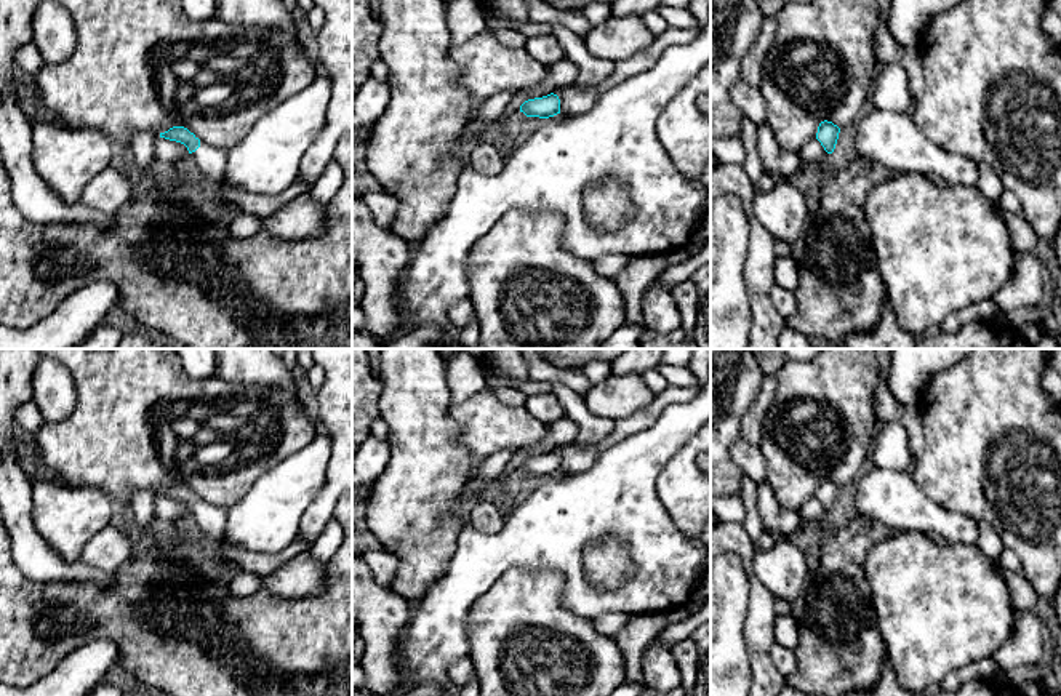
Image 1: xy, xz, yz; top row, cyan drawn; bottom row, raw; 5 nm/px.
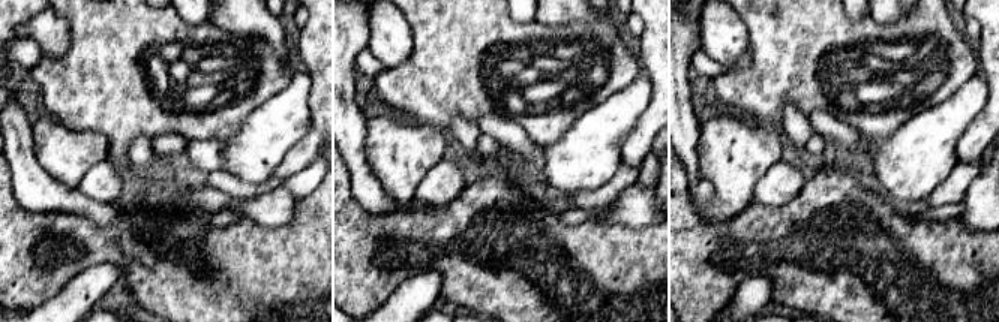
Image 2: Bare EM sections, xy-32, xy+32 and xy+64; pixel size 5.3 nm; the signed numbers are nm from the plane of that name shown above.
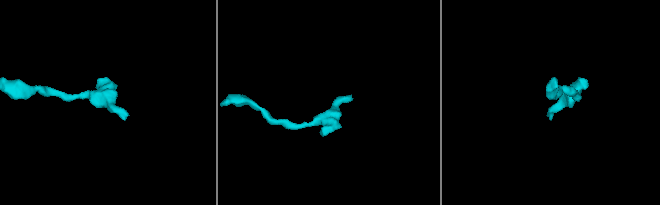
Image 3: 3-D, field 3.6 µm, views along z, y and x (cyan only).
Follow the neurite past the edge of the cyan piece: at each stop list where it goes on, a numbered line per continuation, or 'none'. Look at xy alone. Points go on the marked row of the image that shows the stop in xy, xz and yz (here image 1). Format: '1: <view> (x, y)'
1: xy (210, 162)

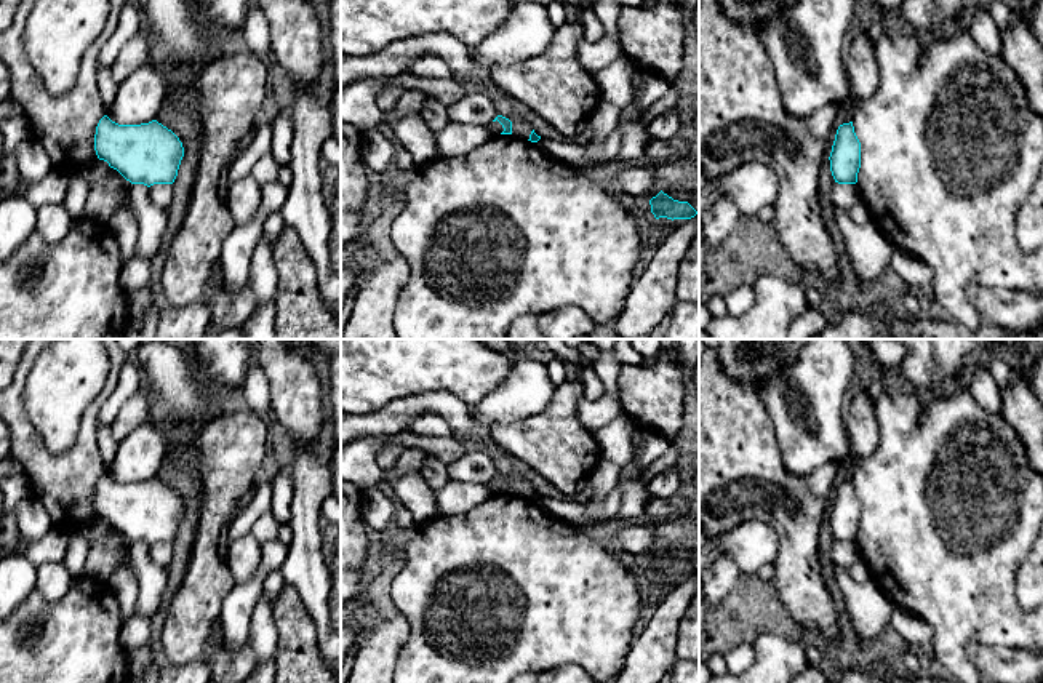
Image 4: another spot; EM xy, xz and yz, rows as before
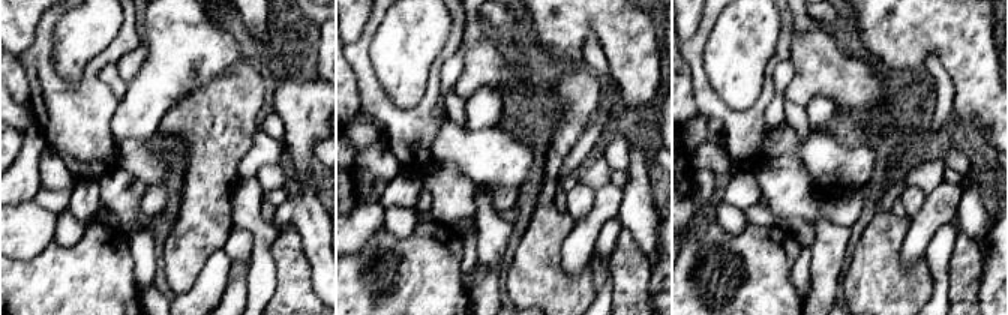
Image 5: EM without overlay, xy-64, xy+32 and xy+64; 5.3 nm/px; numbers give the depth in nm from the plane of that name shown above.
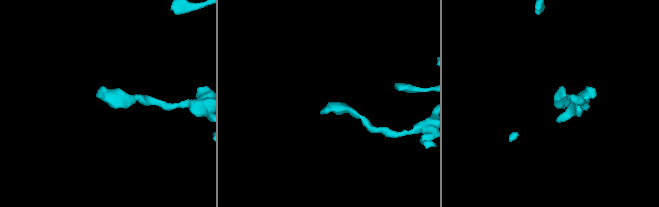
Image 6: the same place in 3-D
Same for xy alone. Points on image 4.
none

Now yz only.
none

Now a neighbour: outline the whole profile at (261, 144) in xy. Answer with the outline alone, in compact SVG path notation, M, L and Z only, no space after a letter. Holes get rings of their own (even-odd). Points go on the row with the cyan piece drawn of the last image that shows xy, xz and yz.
M259 125L254 139L248 149L237 157L226 173L226 184L230 186L245 176L250 176L254 163L264 155L272 154L272 128L270 125Z

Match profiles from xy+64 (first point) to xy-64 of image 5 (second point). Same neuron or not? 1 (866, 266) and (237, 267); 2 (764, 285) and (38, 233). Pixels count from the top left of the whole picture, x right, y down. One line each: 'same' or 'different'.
1: different
2: different

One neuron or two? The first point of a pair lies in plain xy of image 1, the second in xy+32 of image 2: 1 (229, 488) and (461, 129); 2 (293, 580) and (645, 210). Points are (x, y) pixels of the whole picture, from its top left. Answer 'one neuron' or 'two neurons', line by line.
1: two neurons
2: one neuron

